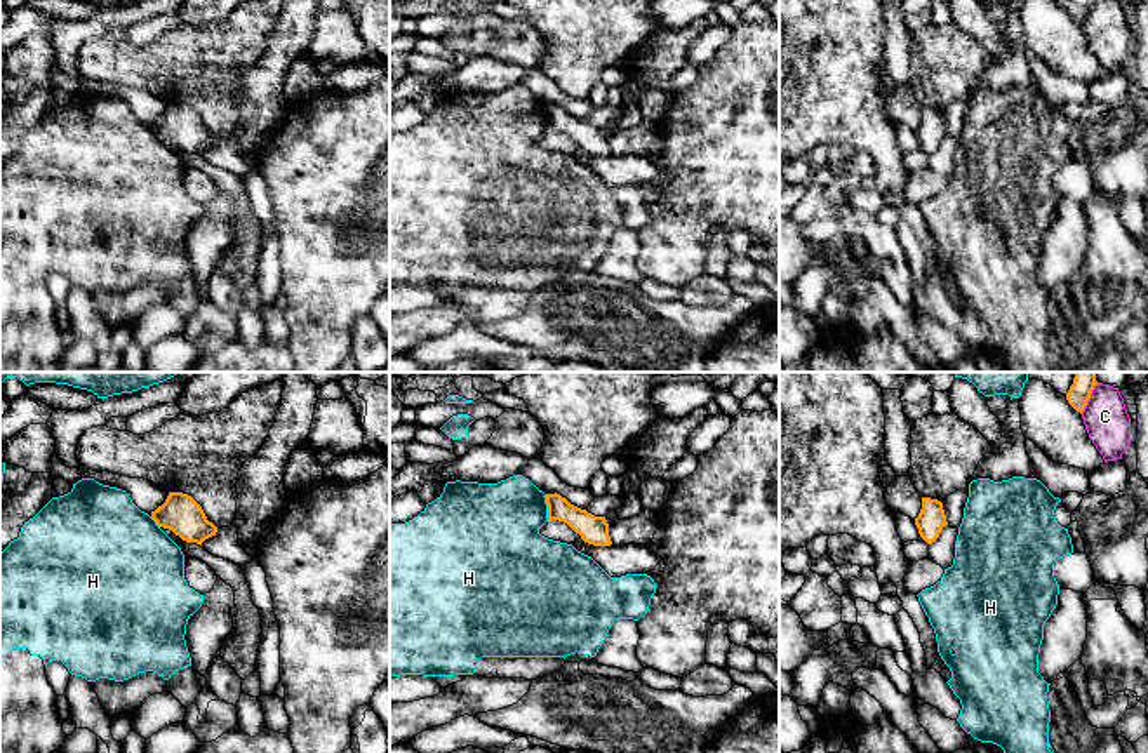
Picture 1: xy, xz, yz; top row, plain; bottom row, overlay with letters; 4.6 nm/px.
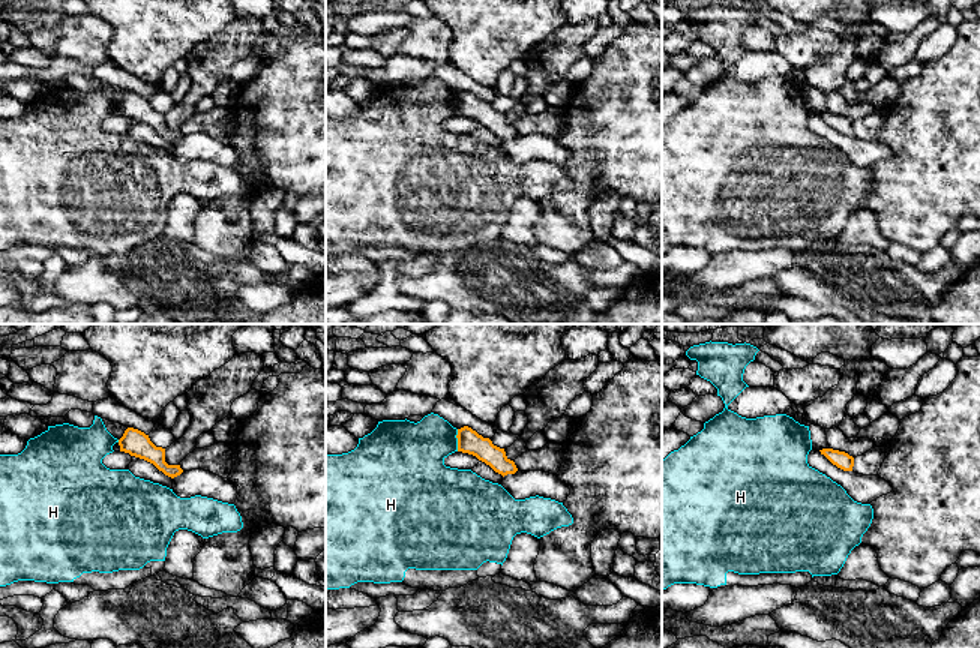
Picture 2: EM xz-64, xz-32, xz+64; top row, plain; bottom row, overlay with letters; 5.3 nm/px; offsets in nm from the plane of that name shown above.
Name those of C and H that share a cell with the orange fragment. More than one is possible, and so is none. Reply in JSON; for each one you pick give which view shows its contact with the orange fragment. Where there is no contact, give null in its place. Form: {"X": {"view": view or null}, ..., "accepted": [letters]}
{"accepted": []}

